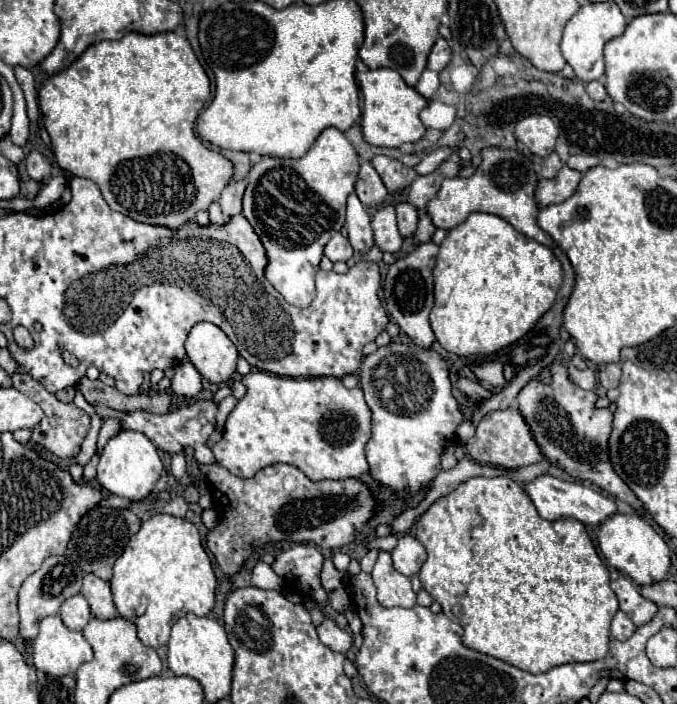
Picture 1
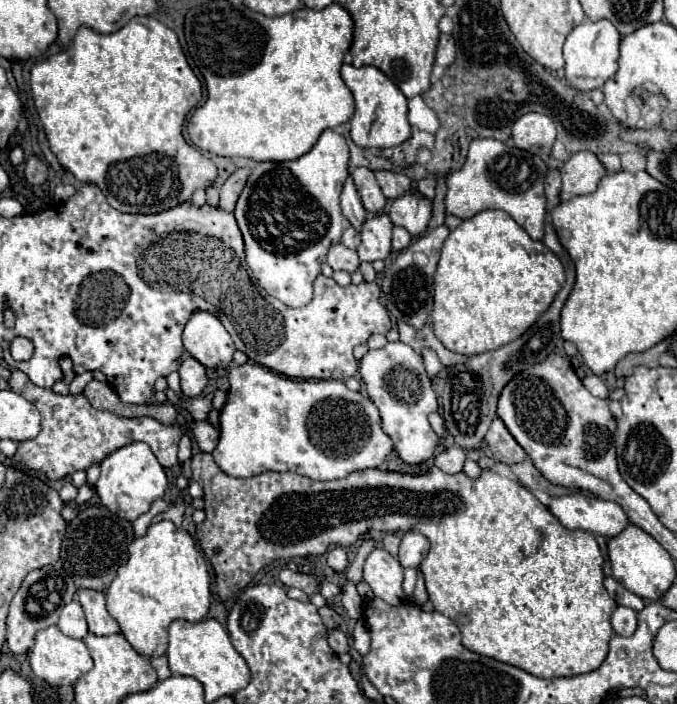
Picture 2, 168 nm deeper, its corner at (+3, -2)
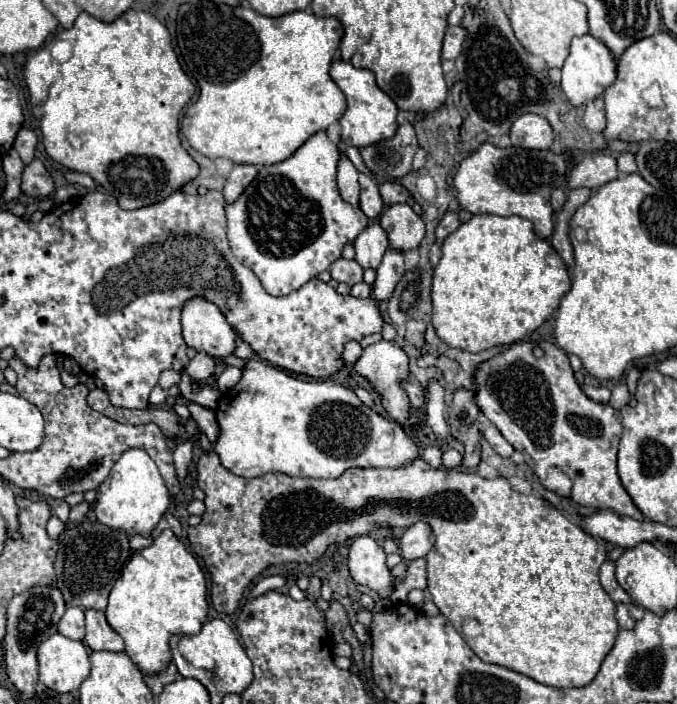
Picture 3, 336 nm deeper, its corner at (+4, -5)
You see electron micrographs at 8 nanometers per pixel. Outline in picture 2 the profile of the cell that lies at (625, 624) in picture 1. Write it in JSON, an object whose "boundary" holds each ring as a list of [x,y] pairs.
{"boundary":[[[617,607],[611,615],[611,625],[619,635],[631,635],[637,629],[637,611],[629,607]]]}

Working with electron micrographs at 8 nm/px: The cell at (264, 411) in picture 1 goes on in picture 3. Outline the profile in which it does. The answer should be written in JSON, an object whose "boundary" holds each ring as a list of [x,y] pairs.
{"boundary":[[[248,360],[242,378],[222,394],[216,420],[220,435],[214,450],[226,470],[242,478],[258,478],[268,472],[282,472],[298,478],[340,478],[350,468],[398,468],[418,458],[412,438],[394,422],[358,400],[358,396],[334,380],[300,380],[260,360]]]}

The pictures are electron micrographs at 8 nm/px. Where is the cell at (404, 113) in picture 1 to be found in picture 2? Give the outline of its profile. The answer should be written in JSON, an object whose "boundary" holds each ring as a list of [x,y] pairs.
{"boundary":[[[343,65],[341,77],[345,85],[351,89],[355,97],[355,113],[351,117],[351,139],[359,147],[371,147],[371,149],[385,149],[401,145],[405,139],[409,139],[411,125],[407,121],[407,99],[401,95],[401,91],[389,81],[377,67],[353,67]]]}

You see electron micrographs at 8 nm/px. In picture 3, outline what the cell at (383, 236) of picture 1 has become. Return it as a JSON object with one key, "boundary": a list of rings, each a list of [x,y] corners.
{"boundary":[[[372,222],[358,234],[354,248],[356,248],[354,260],[362,268],[378,268],[388,248],[388,234],[378,222]]]}

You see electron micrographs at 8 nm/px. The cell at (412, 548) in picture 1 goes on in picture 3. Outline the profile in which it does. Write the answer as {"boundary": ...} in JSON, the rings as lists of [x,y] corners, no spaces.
{"boundary":[[[416,522],[414,526],[406,528],[400,538],[400,554],[408,562],[416,558],[424,558],[432,546],[434,546],[432,530],[428,528],[428,524],[422,522]]]}

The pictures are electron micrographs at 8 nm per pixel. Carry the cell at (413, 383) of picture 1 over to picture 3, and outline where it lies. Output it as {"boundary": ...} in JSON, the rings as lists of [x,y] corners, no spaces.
{"boundary":[[[380,340],[368,348],[364,348],[364,354],[360,356],[360,360],[354,364],[354,370],[374,388],[374,392],[378,394],[386,414],[396,420],[402,428],[406,428],[406,422],[410,420],[410,398],[408,394],[402,390],[400,382],[406,382],[410,380],[410,366],[408,366],[408,354],[396,346],[394,342],[386,342],[386,340]]]}

